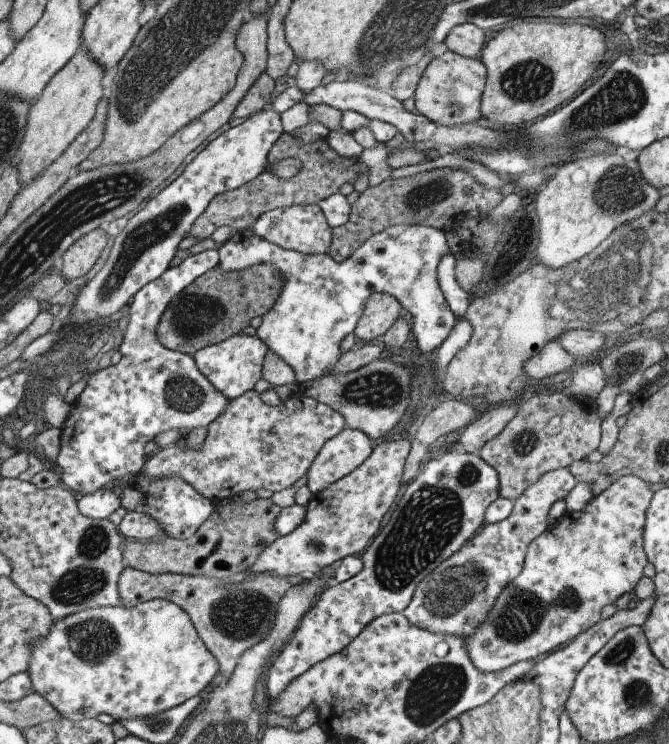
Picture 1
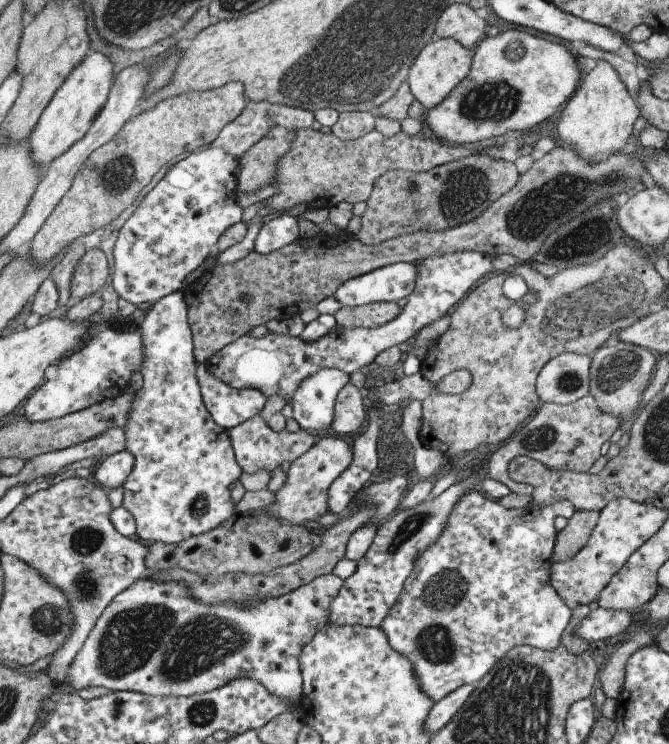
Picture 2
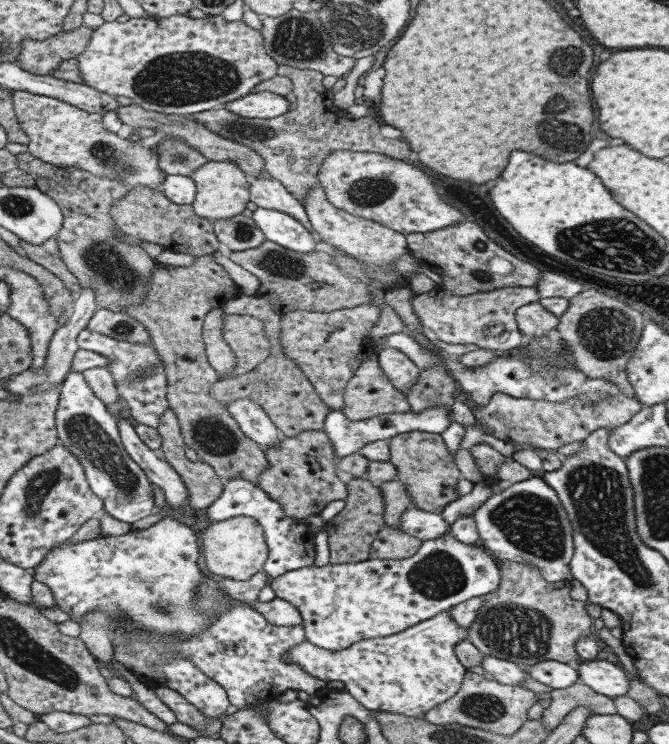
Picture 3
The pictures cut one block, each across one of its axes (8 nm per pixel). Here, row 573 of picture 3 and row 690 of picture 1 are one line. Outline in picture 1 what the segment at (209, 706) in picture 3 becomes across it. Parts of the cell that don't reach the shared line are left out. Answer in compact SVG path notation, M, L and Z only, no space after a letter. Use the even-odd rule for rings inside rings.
M148 600L135 606L81 610L63 620L51 621L45 638L29 642L29 675L32 692L42 696L63 719L71 722L107 714L114 722L155 716L196 696L218 672L214 656L201 642L187 613L168 600Z

